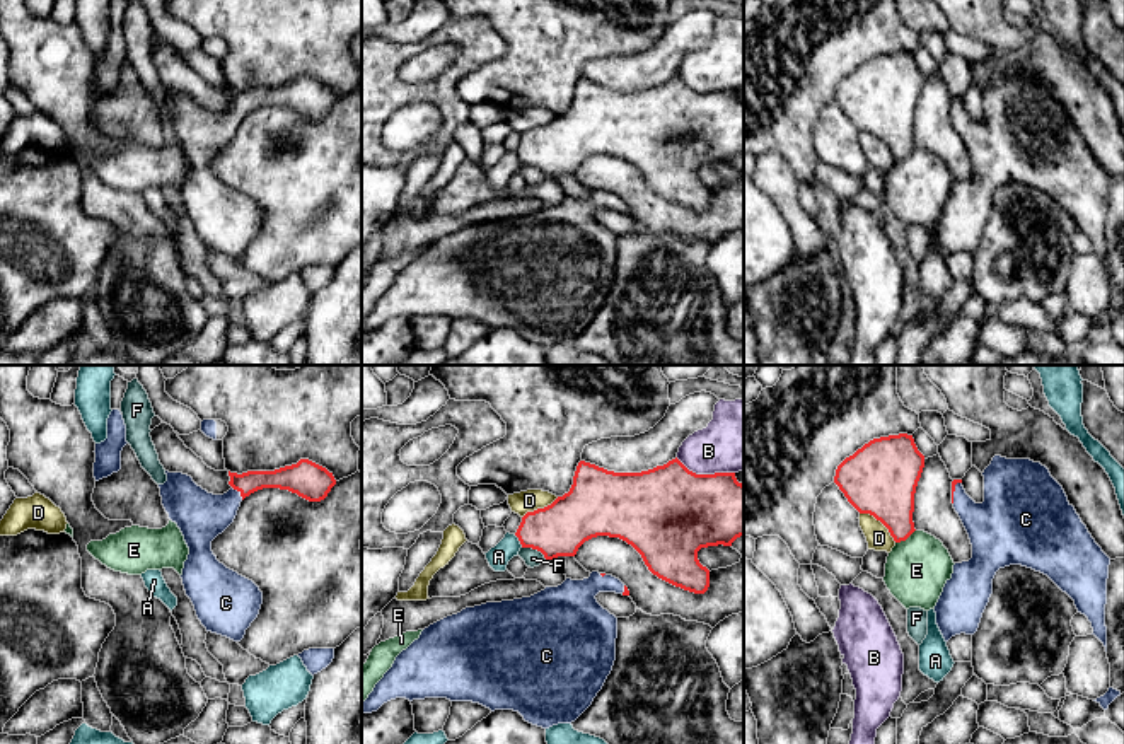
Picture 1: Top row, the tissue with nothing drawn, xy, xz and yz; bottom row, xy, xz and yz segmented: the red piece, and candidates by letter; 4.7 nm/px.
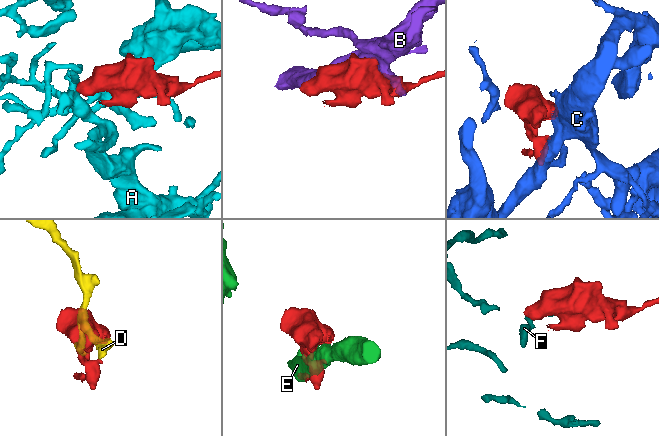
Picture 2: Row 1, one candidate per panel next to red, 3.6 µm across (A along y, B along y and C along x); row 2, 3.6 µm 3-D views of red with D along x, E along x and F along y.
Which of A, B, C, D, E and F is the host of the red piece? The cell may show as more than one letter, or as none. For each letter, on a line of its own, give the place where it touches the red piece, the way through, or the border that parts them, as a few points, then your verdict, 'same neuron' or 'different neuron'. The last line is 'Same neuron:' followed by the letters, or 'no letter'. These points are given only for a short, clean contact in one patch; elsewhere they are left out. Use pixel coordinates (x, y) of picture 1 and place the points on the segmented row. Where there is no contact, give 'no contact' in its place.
A: xz (519, 540) | different neuron
B: xz (705, 475) | different neuron
C: xy (241, 494) | across xy (290, 478), (254, 480), (241, 494), (220, 511), (202, 516) | same neuron
D: yz (880, 521) | different neuron
E: yz (904, 540) | different neuron
F: xz (534, 548) | along xz (522, 546), (531, 546), (546, 558) | different neuron
Same neuron: C

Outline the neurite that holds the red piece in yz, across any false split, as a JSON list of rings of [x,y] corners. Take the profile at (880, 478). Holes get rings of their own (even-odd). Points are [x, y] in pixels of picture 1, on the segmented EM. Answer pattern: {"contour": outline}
{"contour": [[[889,435],[846,457],[836,469],[834,483],[860,514],[873,515],[901,543],[916,531],[914,493],[923,468],[924,456],[913,435]]]}

